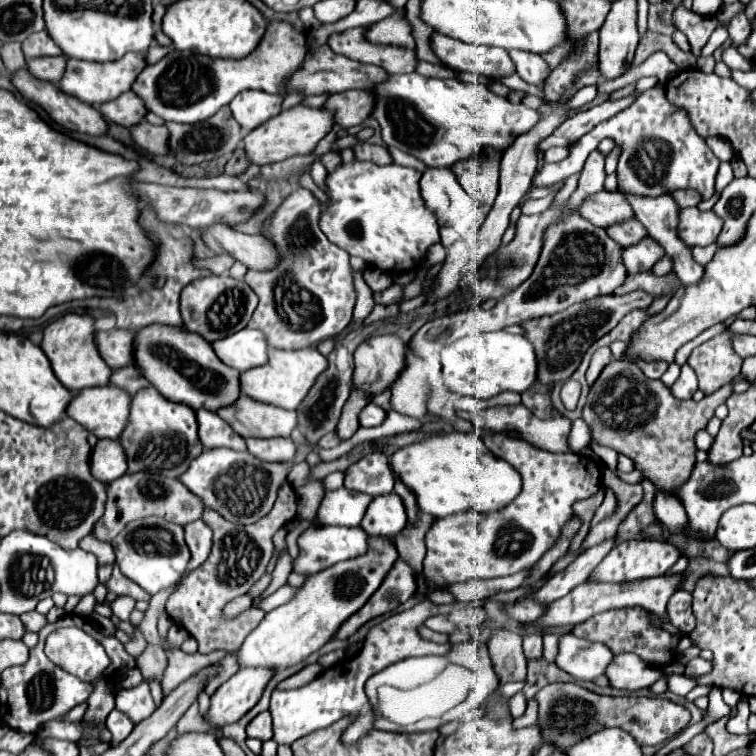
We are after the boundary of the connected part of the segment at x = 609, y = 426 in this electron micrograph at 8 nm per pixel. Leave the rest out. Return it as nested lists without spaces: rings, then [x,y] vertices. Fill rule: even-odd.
[[[612,360],[590,386],[582,420],[592,430],[592,440],[600,446],[608,446],[636,462],[636,468],[644,472],[644,478],[652,480],[658,488],[674,494],[674,488],[686,480],[694,466],[694,434],[706,428],[714,410],[726,402],[732,394],[732,386],[738,380],[746,380],[742,374],[730,384],[722,386],[714,394],[704,396],[700,402],[676,400],[668,386],[660,380],[650,380],[630,360]]]

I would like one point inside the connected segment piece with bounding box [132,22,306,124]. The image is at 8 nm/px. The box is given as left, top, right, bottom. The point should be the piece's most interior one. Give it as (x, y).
(184, 87)

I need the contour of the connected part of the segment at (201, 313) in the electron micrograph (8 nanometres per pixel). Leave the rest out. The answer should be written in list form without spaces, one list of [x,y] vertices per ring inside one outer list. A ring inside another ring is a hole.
[[[214,274],[190,282],[182,290],[182,298],[180,298],[180,312],[184,326],[190,332],[196,332],[212,342],[232,336],[238,330],[246,328],[256,306],[258,306],[258,296],[244,280],[232,276],[214,276]]]

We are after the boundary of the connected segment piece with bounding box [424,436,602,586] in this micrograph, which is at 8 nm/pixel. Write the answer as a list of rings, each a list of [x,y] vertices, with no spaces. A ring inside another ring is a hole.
[[[484,436],[484,444],[498,458],[512,462],[512,466],[522,476],[522,492],[514,504],[502,508],[502,512],[492,512],[492,516],[478,516],[478,512],[466,512],[466,516],[446,516],[436,520],[426,532],[426,558],[424,574],[436,584],[452,586],[456,582],[468,580],[490,580],[510,576],[522,568],[536,564],[546,550],[554,546],[554,540],[560,534],[562,524],[572,516],[572,504],[578,498],[590,498],[600,490],[600,466],[596,460],[582,454],[554,454],[542,448],[536,448],[528,442],[512,442],[508,436]]]

